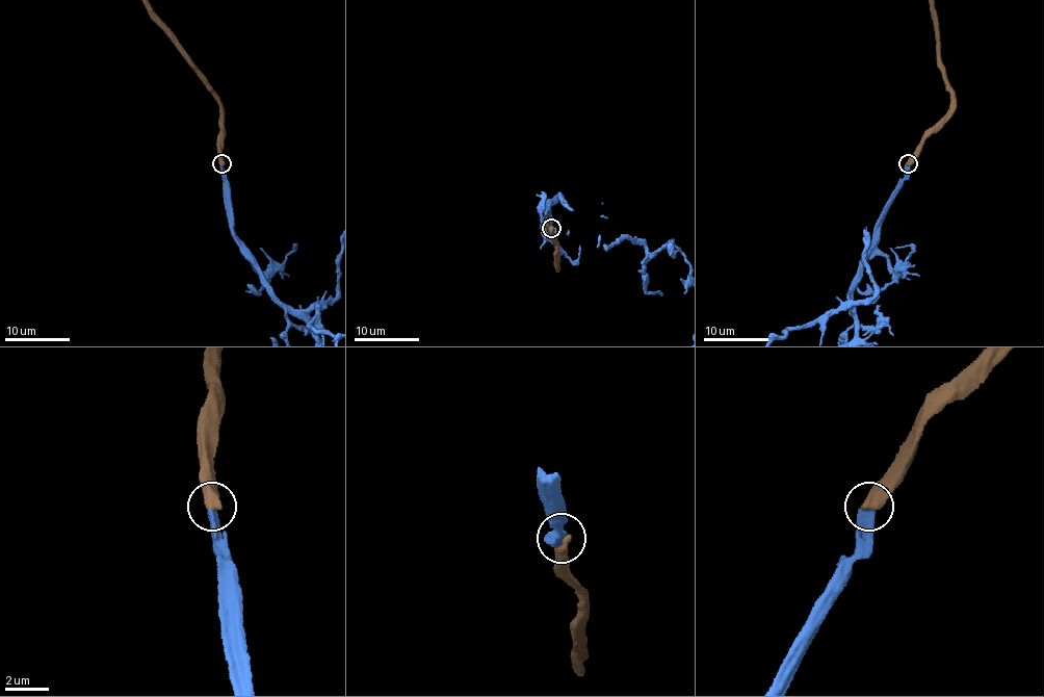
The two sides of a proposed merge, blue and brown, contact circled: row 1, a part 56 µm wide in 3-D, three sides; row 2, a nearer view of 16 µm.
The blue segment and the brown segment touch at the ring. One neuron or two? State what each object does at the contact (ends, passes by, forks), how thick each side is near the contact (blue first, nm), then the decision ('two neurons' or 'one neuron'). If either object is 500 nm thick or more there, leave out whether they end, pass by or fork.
440 nm thick on the blue side, 600 nm on the other; one neuron

